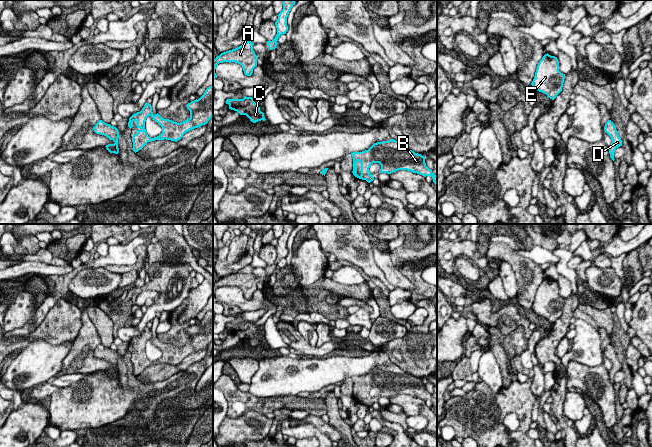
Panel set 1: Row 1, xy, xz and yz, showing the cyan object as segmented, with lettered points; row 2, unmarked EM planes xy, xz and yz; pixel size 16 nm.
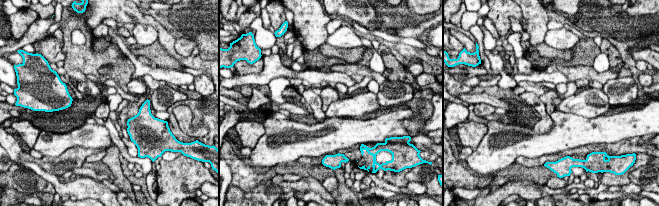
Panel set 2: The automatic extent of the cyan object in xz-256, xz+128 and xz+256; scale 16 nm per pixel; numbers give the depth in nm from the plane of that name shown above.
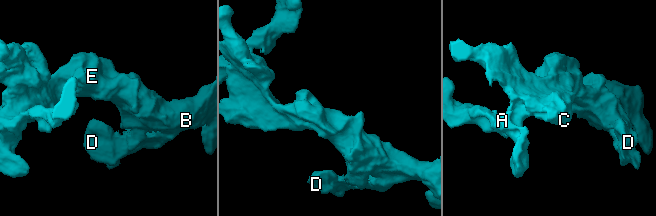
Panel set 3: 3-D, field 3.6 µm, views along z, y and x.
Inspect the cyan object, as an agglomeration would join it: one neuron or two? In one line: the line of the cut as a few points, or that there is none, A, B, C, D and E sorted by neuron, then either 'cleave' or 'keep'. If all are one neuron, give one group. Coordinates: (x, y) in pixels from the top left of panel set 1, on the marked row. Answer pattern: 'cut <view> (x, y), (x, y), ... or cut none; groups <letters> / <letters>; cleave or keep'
cut none; groups A B C D E; keep

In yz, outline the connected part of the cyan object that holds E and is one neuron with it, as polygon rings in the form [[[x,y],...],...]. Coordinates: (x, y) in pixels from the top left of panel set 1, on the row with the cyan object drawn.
[[[545,54],[537,65],[531,85],[539,92],[554,100],[562,91],[565,74],[559,71],[557,57]]]

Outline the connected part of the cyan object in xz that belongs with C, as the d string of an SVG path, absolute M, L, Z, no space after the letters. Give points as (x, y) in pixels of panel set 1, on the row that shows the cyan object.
M244 96L243 99L227 99L225 103L229 105L229 109L246 115L253 123L265 121L264 113L260 111L259 103L255 103L254 99Z

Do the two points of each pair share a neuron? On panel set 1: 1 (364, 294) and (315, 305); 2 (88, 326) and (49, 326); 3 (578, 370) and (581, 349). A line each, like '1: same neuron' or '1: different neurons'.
1: same neuron
2: different neurons
3: different neurons

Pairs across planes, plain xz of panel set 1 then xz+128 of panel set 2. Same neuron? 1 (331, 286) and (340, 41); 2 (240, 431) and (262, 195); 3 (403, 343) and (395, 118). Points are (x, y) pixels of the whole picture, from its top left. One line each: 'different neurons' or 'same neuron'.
1: different neurons
2: same neuron
3: different neurons

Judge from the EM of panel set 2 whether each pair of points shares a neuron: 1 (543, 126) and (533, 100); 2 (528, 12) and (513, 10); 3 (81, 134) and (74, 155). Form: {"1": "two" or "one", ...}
{"1": "one", "2": "two", "3": "two"}

